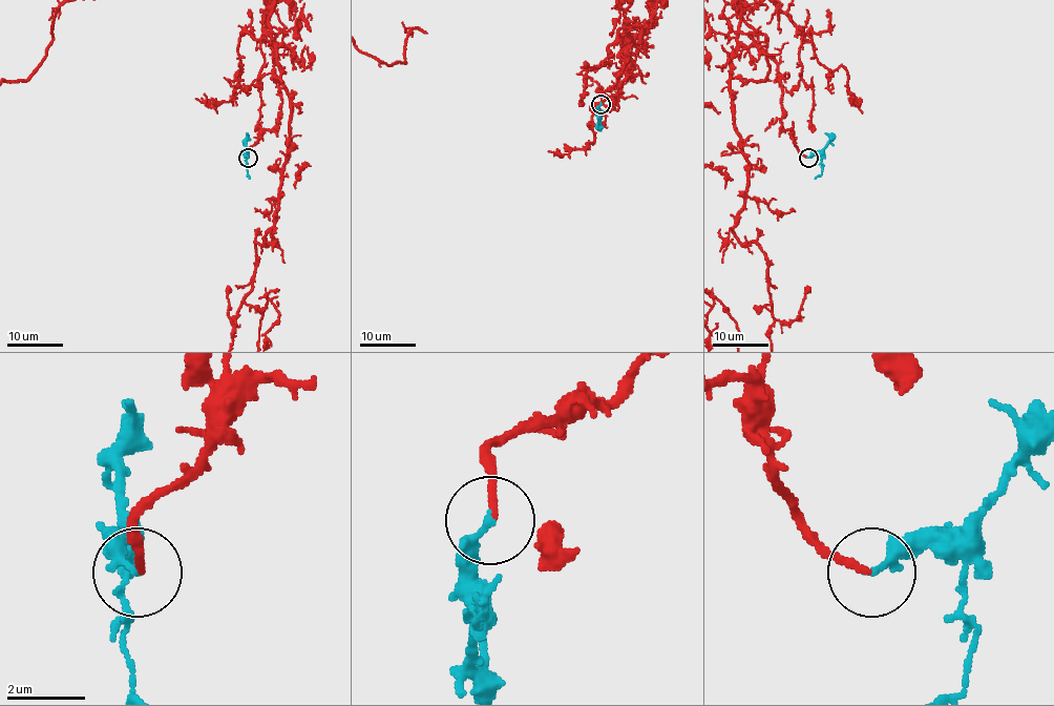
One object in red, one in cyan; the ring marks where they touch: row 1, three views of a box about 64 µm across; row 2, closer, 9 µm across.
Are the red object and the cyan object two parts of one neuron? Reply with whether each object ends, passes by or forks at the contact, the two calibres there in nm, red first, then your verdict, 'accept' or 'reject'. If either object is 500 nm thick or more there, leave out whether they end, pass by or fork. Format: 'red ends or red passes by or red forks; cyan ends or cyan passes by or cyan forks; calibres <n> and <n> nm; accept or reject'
red ends; cyan ends; calibres 200 and 240 nm; accept

